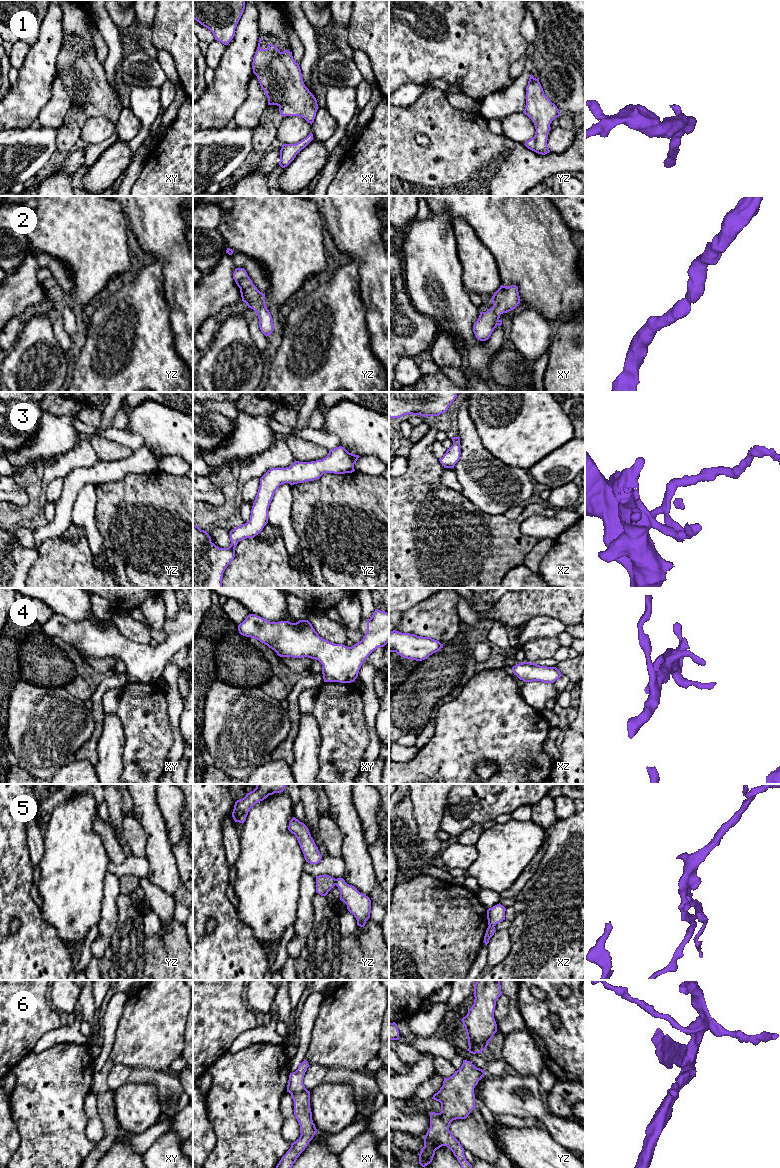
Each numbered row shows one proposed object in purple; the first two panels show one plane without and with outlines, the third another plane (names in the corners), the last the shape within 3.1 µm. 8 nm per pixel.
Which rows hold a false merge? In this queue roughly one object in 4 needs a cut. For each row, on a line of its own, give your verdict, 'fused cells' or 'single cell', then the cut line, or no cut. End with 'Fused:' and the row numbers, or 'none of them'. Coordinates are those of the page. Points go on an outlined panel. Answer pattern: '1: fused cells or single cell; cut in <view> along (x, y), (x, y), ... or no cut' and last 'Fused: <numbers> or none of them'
1: single cell; no cut
2: single cell; no cut
3: single cell; no cut
4: single cell; no cut
5: fused cells; cut in yz along (336, 879), (334, 884)
6: single cell; no cut
Fused: 5

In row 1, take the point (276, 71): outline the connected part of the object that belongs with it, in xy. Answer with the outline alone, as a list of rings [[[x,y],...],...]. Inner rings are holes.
[[[259,37],[252,69],[268,98],[268,105],[277,105],[280,115],[284,117],[302,117],[312,125],[319,107],[316,98],[304,84],[300,66],[294,61],[292,52],[288,50],[281,52],[272,44],[269,44],[267,49],[262,49],[260,47],[261,41],[262,39]]]

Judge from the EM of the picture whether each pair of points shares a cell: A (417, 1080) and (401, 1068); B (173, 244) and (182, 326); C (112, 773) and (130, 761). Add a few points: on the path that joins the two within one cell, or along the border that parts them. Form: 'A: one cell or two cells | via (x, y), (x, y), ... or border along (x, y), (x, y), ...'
A: two cells | border along (415, 1064), (409, 1071), (399, 1074)
B: one cell | via (181, 264), (182, 306)
C: two cells | border along (124, 743), (121, 773)

